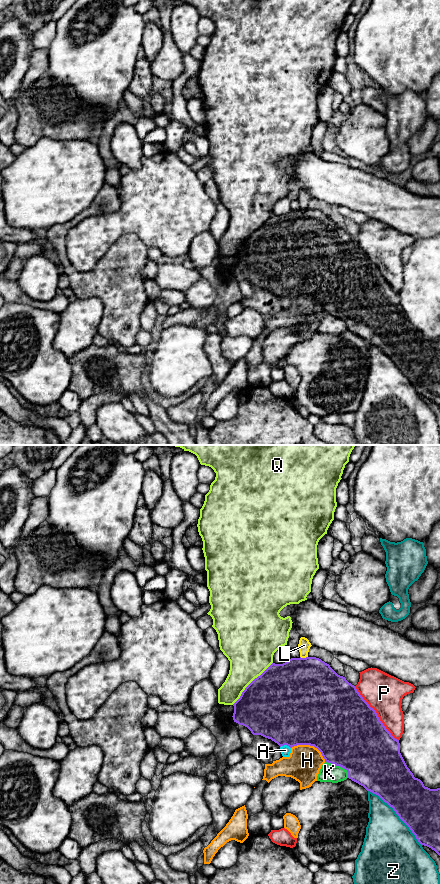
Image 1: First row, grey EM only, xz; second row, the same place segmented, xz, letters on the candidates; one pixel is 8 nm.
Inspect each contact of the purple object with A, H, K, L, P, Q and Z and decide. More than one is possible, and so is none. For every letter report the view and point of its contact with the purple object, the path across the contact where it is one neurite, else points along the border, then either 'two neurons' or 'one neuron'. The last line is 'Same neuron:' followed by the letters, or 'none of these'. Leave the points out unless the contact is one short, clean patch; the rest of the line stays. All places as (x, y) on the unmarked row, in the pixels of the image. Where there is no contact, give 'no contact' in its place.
A: contact xz (285, 296); two neurons
H: contact xz (310, 297); two neurons
K: contact xz (339, 317); border xz (325, 313), (341, 318), (347, 324), (348, 329); two neurons
L: contact xz (304, 210); border xz (300, 208), (307, 209); two neurons
P: contact xz (376, 266); two neurons
Q: contact xz (250, 235); two neurons
Z: contact xz (397, 366); two neurons
Same neuron: none of these

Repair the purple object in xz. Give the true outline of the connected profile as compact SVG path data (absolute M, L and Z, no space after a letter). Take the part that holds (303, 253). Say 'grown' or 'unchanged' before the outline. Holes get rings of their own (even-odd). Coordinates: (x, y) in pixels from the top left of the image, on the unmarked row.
unchanged | M316 209L291 210L283 216L272 215L260 228L255 230L242 244L240 250L233 256L233 272L239 277L247 279L253 287L261 287L271 291L280 299L287 297L290 300L297 297L310 297L317 300L325 314L344 320L348 324L348 330L363 338L367 343L378 347L387 355L399 370L409 379L416 391L421 397L427 398L434 402L440 408L440 340L430 341L425 339L423 334L415 330L413 325L407 319L401 305L399 292L395 291L380 273L376 263L369 258L363 251L356 239L349 235L345 229L338 227L329 216Z

